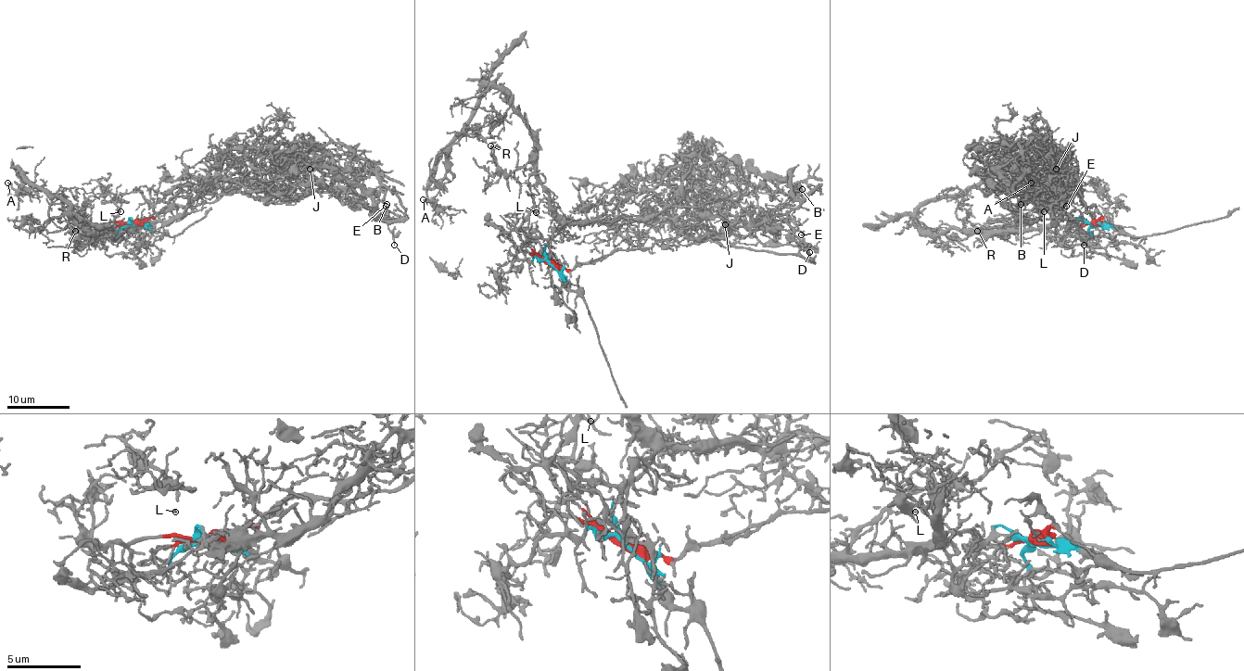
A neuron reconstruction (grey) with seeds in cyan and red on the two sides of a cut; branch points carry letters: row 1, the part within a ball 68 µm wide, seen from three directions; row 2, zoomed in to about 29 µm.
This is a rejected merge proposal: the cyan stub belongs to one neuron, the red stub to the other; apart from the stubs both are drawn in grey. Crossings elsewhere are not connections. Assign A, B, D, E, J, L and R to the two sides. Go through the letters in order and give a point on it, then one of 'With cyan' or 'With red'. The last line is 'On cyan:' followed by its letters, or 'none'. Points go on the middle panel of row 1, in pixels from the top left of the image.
A: Place: (423, 199). With cyan
B: Place: (802, 189). With red
D: Place: (809, 252). With red
E: Place: (801, 234). With red
J: Place: (725, 224). With red
L: Place: (536, 212). With cyan
R: Place: (490, 145). With cyan
On cyan: A, L, R

